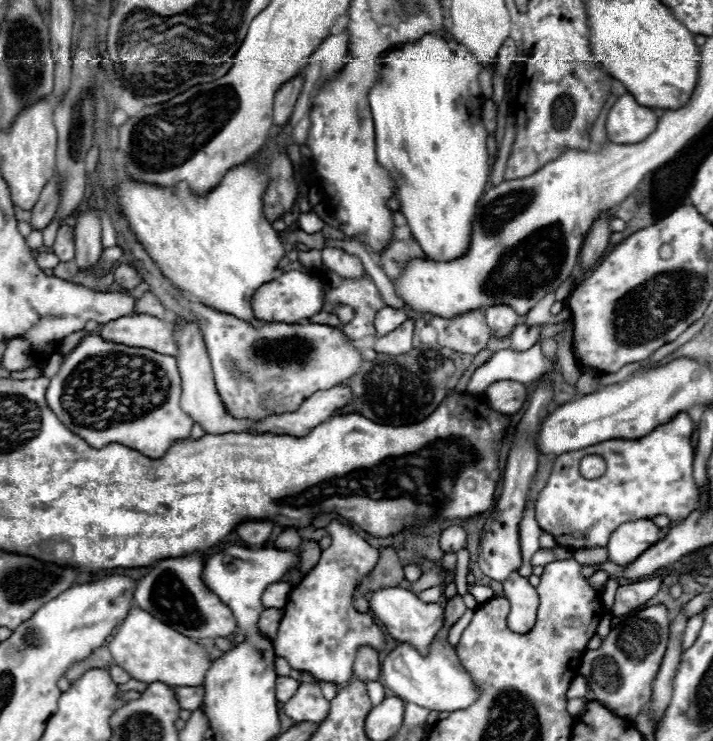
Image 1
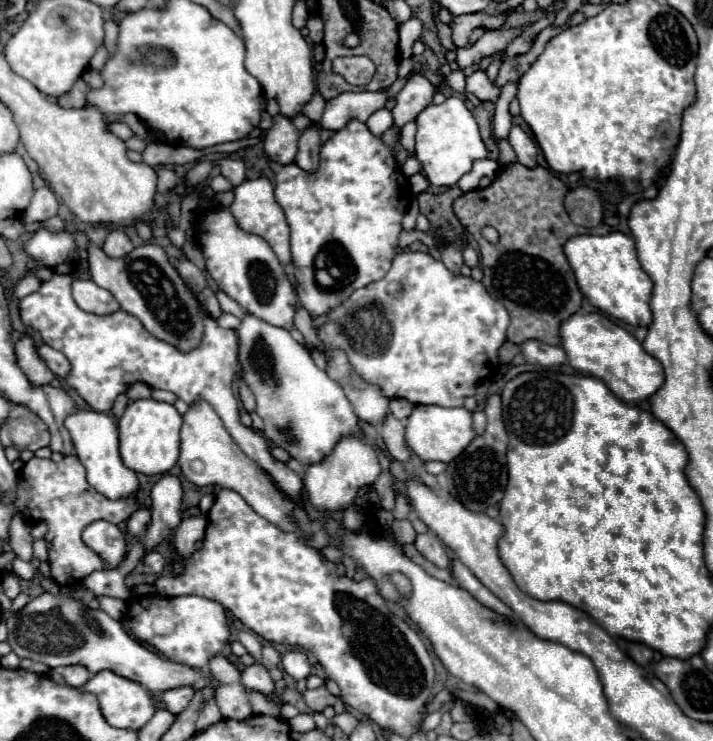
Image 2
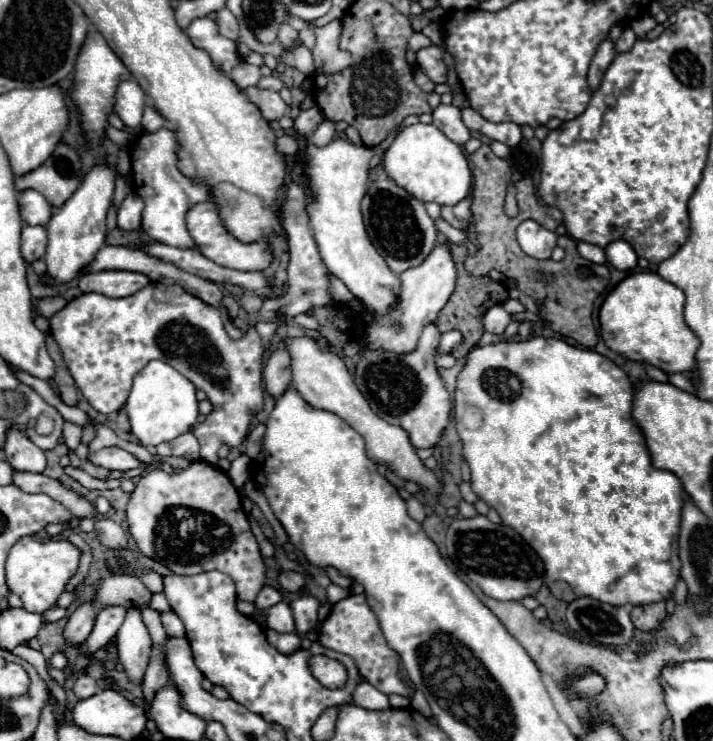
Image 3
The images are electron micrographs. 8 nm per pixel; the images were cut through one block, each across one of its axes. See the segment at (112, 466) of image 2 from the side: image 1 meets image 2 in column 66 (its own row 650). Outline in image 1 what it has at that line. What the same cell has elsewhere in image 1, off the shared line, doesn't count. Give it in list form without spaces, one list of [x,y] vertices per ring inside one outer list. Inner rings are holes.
[[[382,588],[374,594],[368,594],[368,600],[370,600],[370,610],[374,612],[374,616],[378,620],[382,620],[382,624],[386,626],[388,634],[394,640],[412,644],[424,656],[430,652],[430,644],[432,644],[434,636],[444,626],[444,606],[442,604],[422,602],[416,594],[412,594],[404,588]]]

